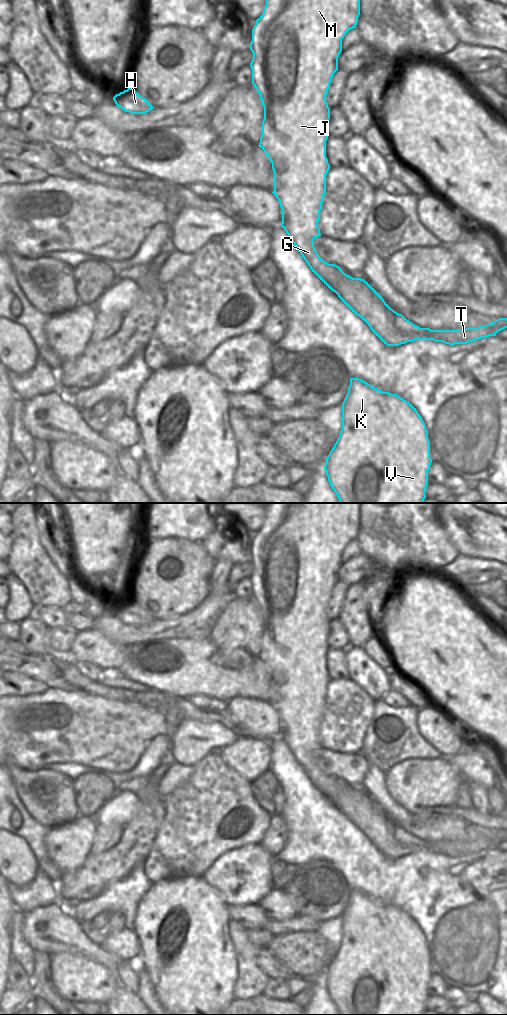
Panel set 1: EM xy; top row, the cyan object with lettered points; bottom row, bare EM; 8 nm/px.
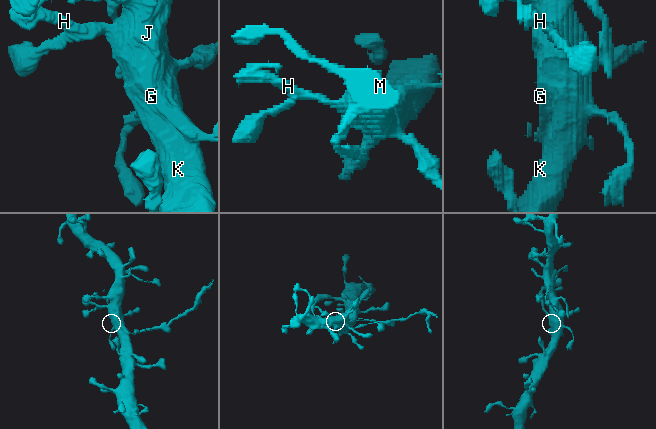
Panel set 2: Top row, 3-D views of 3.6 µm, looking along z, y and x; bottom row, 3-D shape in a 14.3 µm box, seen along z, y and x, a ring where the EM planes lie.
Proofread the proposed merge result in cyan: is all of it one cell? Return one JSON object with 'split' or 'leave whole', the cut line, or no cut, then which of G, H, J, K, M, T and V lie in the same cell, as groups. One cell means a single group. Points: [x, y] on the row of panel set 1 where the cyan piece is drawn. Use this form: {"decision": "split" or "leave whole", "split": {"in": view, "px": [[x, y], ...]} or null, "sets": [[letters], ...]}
{"decision": "split", "split": {"in": "xy", "px": [[391, 323], [395, 320], [405, 331], [418, 331], [420, 328]]}, "sets": [["G", "H", "J", "K", "M", "V"], ["T"]]}

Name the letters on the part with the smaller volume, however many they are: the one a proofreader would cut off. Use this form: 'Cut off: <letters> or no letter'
Cut off: T

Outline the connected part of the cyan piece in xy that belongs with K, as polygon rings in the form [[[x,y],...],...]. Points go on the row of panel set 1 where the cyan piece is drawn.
[[[350,378],[348,393],[342,403],[342,429],[324,465],[328,481],[340,503],[423,503],[426,498],[425,491],[431,463],[428,431],[416,408],[397,394],[383,392],[359,378]]]

